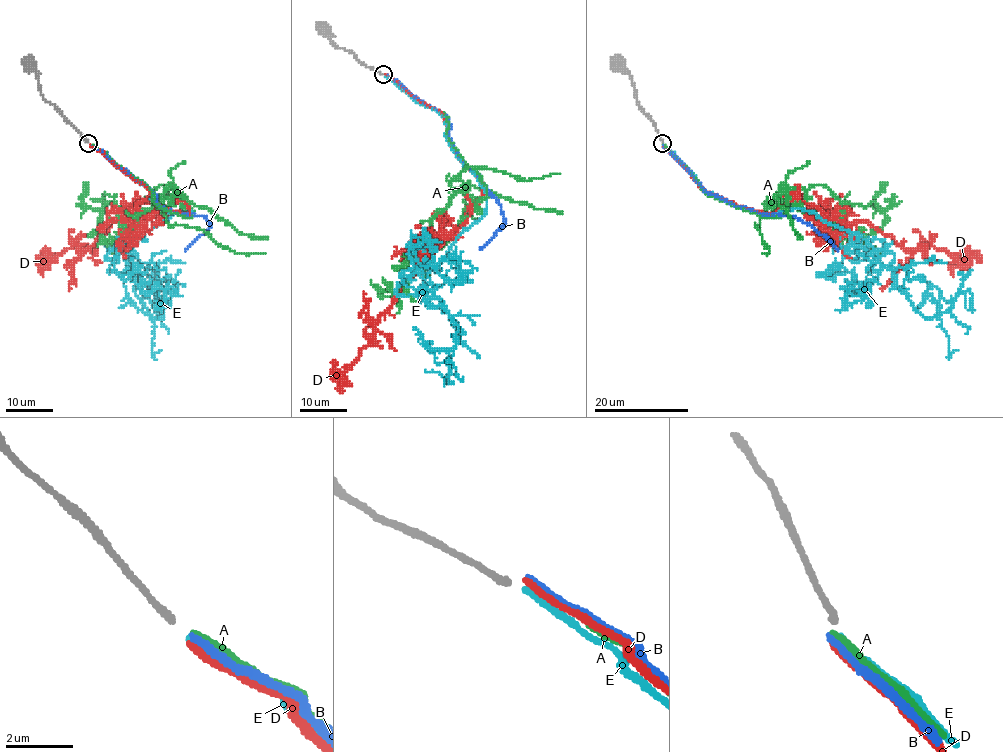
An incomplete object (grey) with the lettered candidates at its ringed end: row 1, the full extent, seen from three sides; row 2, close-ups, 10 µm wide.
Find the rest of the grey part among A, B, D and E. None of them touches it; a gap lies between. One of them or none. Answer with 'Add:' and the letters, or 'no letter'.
Add: no letter

